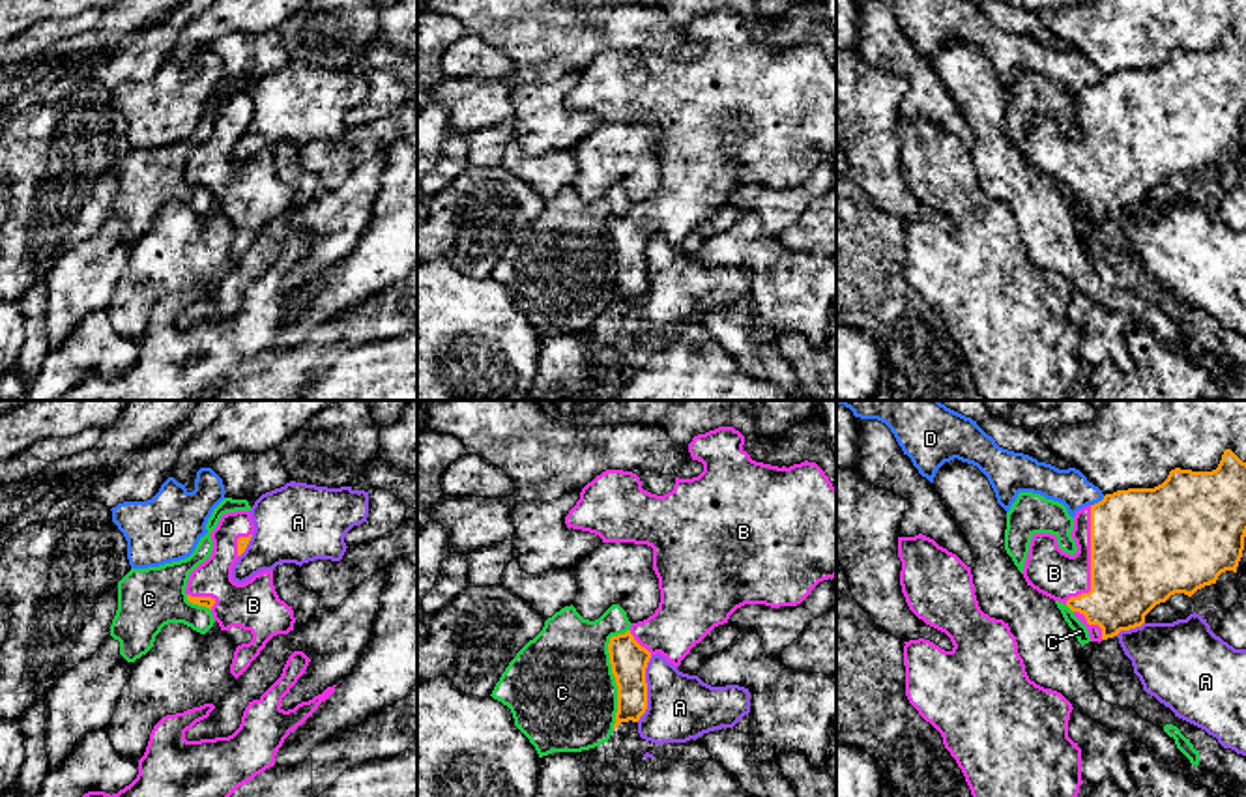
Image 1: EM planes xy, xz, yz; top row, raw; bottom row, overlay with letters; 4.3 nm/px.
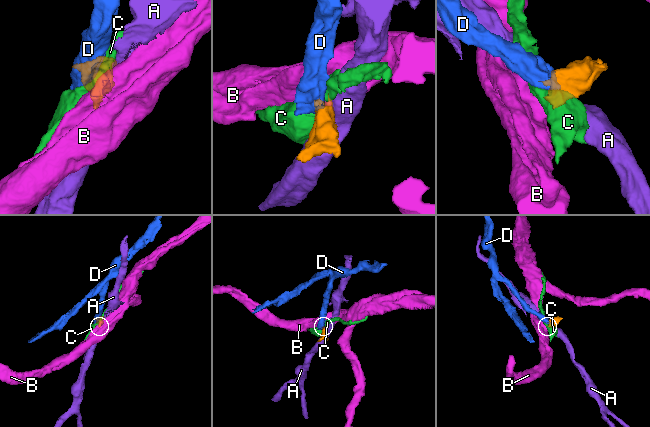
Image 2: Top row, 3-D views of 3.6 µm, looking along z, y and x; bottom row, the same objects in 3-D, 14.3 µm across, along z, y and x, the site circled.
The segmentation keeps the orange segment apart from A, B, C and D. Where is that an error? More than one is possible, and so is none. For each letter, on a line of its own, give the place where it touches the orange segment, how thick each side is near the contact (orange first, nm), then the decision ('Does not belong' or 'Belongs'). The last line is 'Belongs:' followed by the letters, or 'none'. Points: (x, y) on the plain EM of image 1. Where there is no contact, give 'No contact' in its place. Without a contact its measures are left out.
A: Touches orange at xz (646, 270). Thickness 160 nm (orange) against 280 nm. Does not belong
B: Touches orange at yz (1091, 141). Thickness 480 nm (orange) against 200 nm. Belongs
C: Touches orange at xz (612, 253). Thickness 160 nm (orange) against 460 nm. Does not belong
D: Touches orange at yz (1099, 83). Thickness 440 nm (orange) against 160 nm. Does not belong
Belongs: B

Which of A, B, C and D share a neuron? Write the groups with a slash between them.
A / B / C / D

